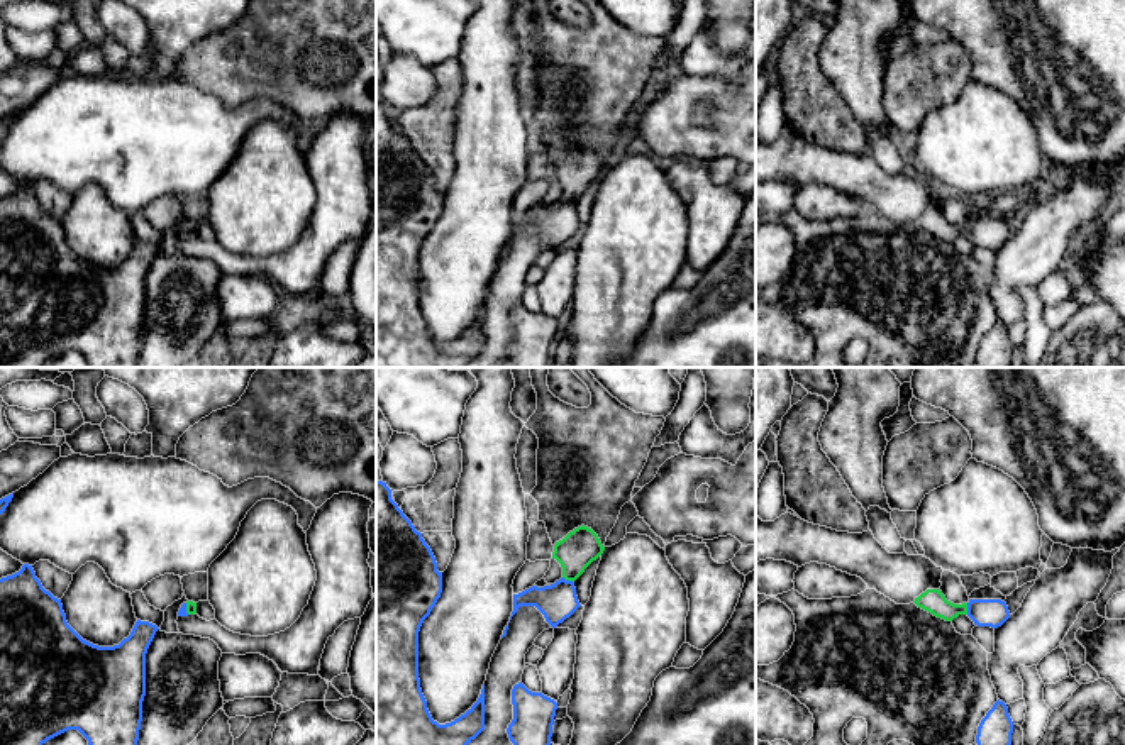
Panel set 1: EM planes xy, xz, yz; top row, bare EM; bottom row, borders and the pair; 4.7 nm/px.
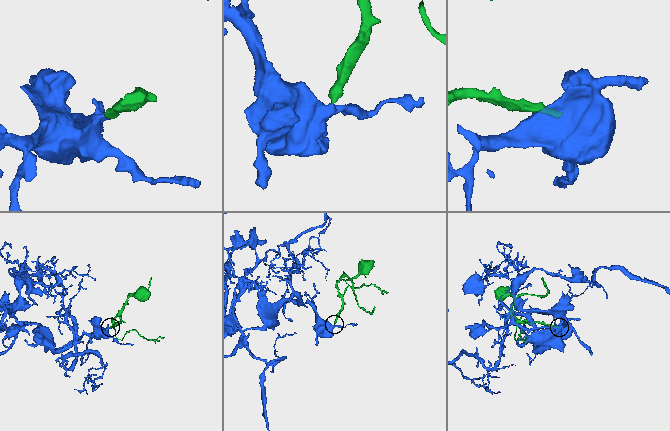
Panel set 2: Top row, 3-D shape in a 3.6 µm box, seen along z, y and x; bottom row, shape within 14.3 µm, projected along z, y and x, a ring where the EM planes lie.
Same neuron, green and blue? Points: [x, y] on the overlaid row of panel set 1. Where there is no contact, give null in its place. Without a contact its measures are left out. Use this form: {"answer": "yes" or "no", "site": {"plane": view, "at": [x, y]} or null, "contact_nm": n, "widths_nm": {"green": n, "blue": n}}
{"answer": "yes", "site": {"plane": "xz", "at": [568, 579]}, "contact_nm": 70, "widths_nm": {"green": 180, "blue": 180}}

